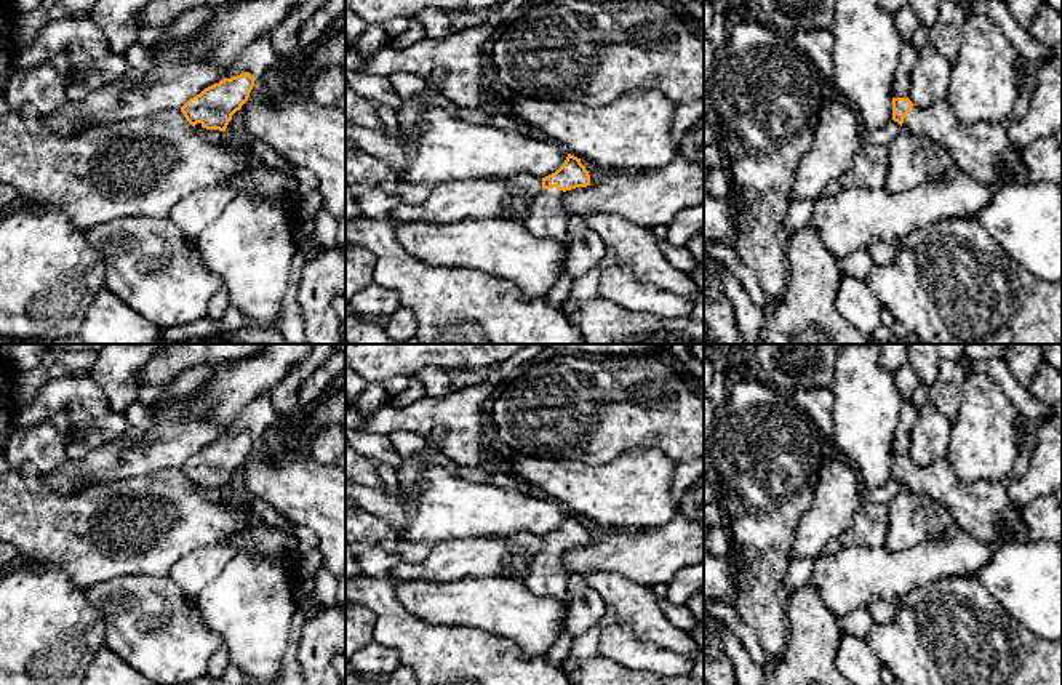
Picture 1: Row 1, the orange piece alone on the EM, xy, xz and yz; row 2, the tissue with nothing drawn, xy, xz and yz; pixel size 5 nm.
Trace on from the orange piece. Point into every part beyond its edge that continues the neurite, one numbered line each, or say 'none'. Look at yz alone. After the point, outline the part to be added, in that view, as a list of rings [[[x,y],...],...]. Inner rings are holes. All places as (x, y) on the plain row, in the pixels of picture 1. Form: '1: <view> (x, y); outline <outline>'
1: yz (982, 509); outline [[[939,458],[924,467],[913,464],[902,485],[942,503],[955,525],[977,539],[1000,546],[1030,541],[1024,520],[1012,509],[1006,482],[963,483],[952,463]]]

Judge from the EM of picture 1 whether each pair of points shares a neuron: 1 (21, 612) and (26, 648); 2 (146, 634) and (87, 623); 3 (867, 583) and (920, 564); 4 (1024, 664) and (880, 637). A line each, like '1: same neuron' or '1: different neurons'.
1: same neuron
2: different neurons
3: same neuron
4: same neuron

